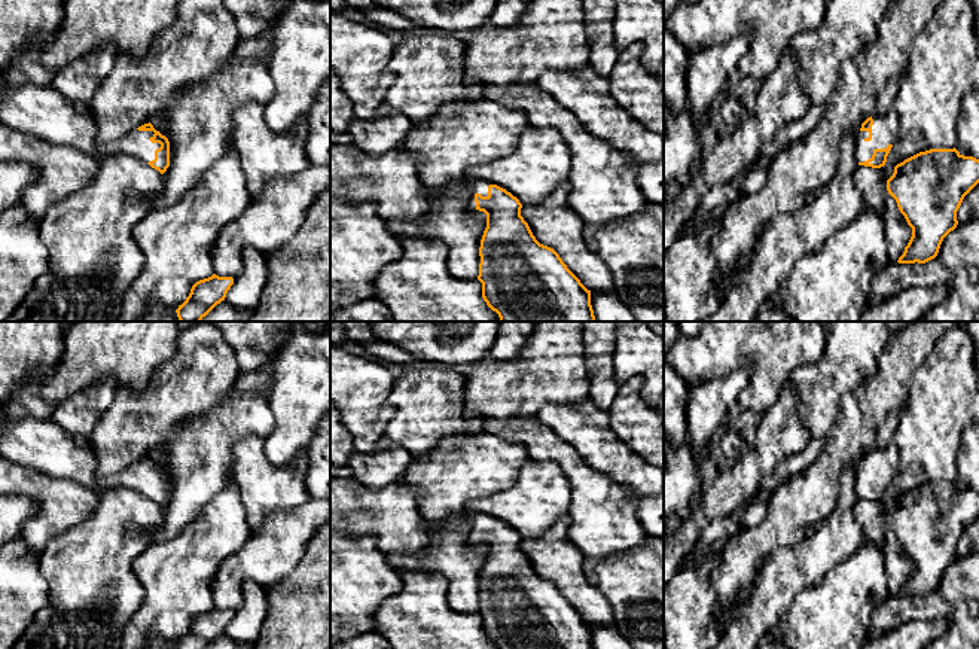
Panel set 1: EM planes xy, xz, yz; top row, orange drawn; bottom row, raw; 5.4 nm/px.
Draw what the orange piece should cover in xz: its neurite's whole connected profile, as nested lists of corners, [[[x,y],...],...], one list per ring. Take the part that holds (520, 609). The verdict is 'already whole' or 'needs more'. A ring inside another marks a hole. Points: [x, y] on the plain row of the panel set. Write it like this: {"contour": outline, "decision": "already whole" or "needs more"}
{"contour": [[[464,512],[464,517],[469,542],[487,548],[478,609],[487,639],[498,649],[594,649],[591,624],[567,601],[553,582],[536,573],[521,549],[519,533],[487,514]]], "decision": "needs more"}

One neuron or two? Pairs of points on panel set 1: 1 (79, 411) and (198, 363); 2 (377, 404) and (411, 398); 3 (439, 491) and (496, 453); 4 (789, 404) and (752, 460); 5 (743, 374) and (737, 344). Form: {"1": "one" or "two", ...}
{"1": "two", "2": "two", "3": "one", "4": "one", "5": "two"}

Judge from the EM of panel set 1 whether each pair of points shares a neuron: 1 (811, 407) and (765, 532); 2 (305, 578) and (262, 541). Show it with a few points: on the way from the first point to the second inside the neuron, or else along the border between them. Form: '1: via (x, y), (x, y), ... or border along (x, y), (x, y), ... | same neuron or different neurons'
1: border along (814, 460), (778, 486) | different neurons
2: border along (311, 538), (301, 560), (267, 588) | different neurons

